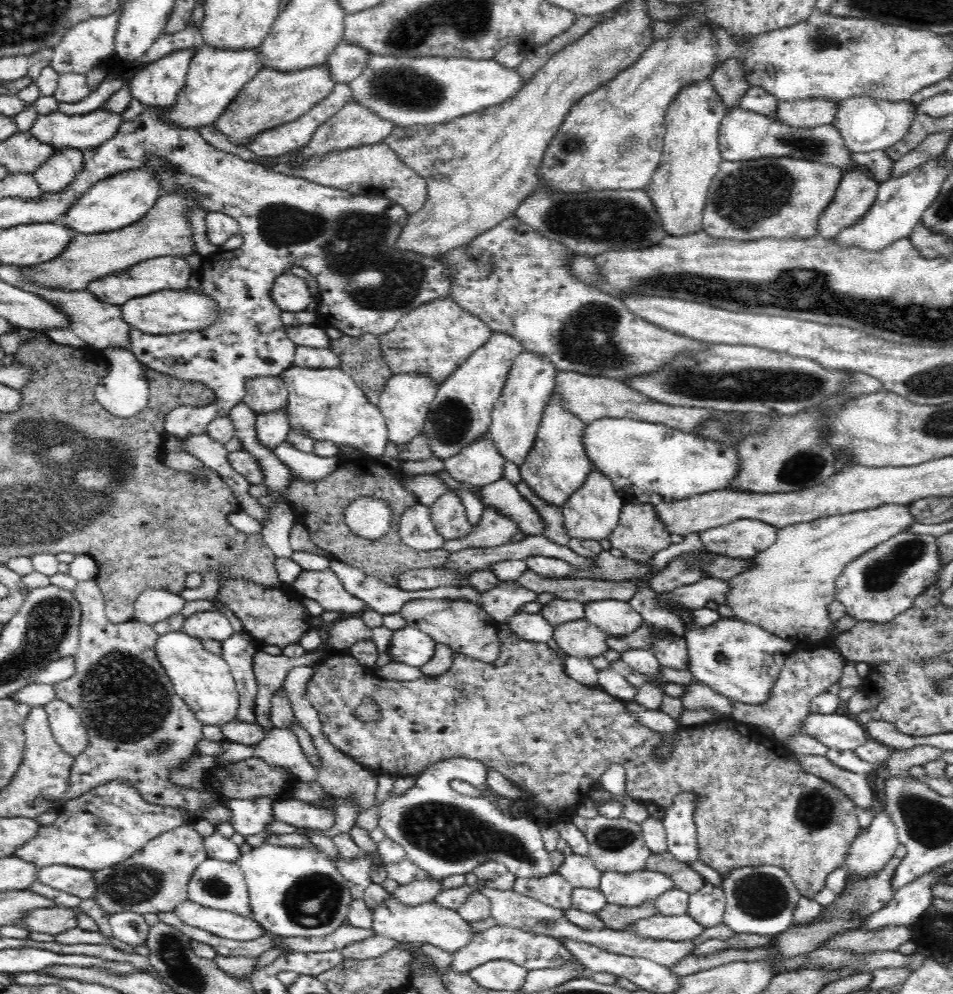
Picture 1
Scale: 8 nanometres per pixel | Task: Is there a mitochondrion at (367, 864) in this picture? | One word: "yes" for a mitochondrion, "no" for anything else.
no

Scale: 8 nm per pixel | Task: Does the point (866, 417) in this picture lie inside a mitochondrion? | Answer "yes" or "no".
no

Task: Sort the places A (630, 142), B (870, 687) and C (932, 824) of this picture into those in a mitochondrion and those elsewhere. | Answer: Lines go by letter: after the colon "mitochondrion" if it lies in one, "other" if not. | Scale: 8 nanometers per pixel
A: mitochondrion
B: other
C: mitochondrion

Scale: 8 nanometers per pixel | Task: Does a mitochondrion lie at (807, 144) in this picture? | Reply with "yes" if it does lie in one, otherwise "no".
yes

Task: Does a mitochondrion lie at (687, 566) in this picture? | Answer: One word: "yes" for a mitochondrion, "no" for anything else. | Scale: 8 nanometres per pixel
yes

